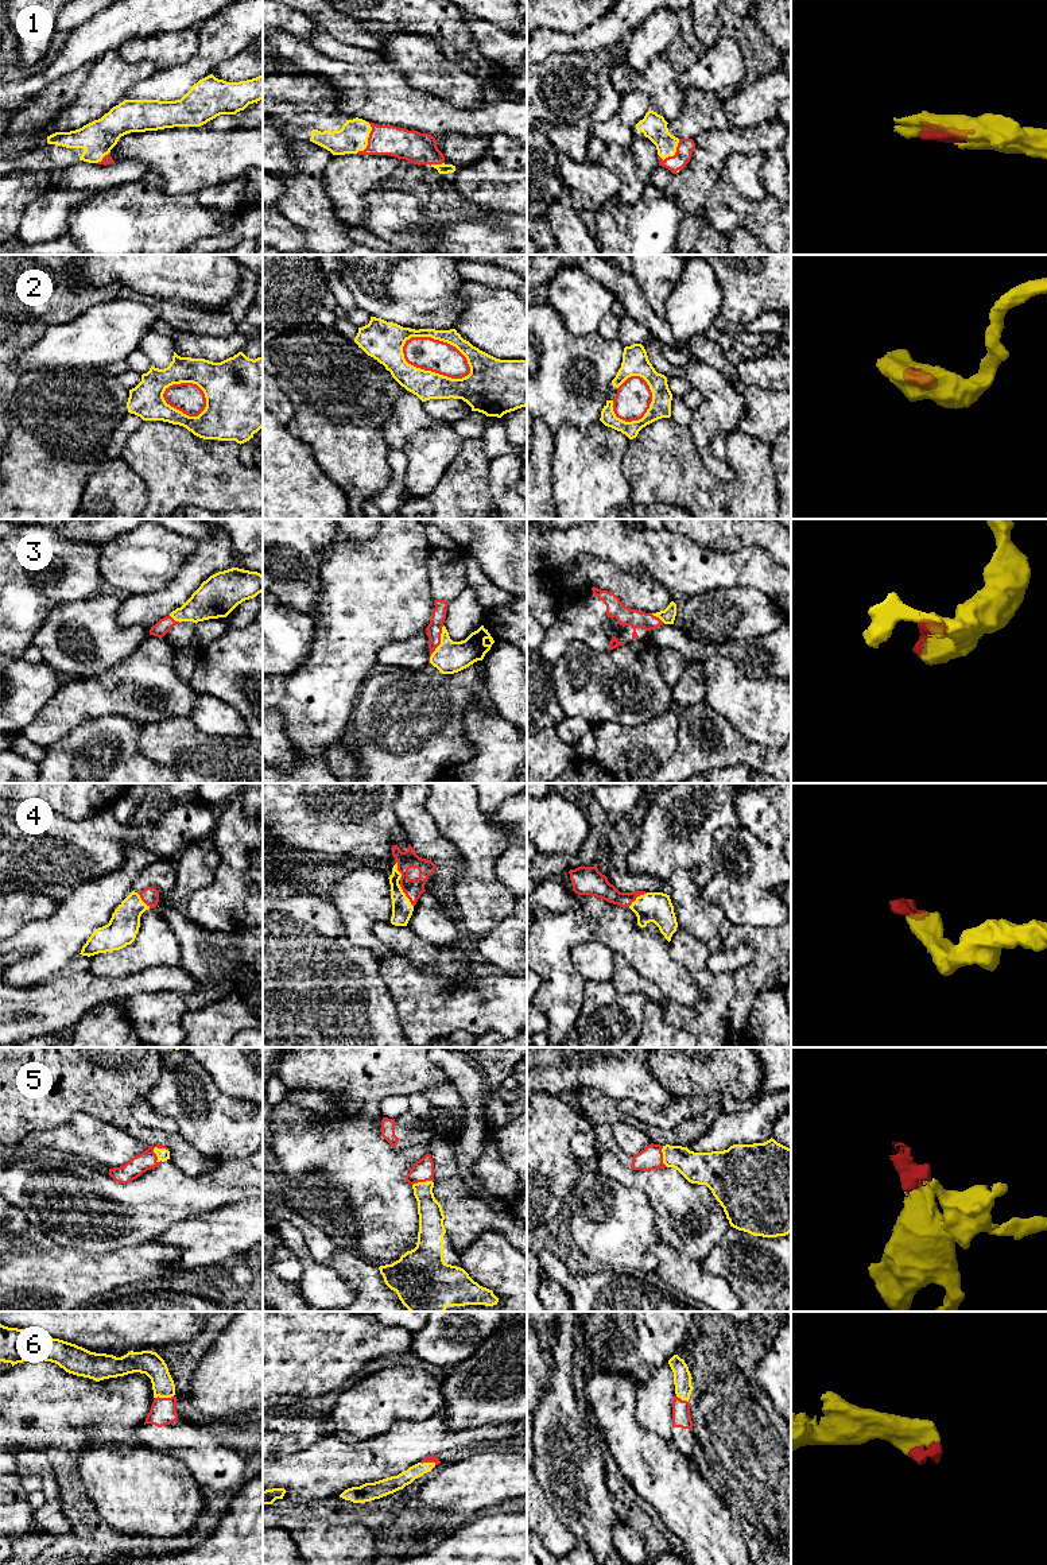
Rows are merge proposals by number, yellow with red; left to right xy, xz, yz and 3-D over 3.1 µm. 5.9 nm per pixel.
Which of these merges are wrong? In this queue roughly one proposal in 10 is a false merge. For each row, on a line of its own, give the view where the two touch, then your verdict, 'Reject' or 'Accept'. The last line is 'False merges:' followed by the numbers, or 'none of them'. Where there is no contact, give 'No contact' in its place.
1: Touches yellow in xz. Accept
2: Touches yellow in xz. Reject
3: Touches yellow in xz. Accept
4: Touches yellow in xz. Accept
5: Touches yellow in xy. Accept
6: Touches yellow in xy. Accept
False merges: 2

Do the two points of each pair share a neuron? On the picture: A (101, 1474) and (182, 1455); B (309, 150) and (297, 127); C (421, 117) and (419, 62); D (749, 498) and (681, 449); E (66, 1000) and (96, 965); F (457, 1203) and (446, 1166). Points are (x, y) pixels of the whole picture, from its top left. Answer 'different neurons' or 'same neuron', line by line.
A: different neurons
B: different neurons
C: different neurons
D: same neuron
E: different neurons
F: same neuron

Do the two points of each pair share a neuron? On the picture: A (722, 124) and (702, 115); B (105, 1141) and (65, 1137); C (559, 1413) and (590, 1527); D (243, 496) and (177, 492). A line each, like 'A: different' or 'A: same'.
A: same
B: same
C: same
D: same

